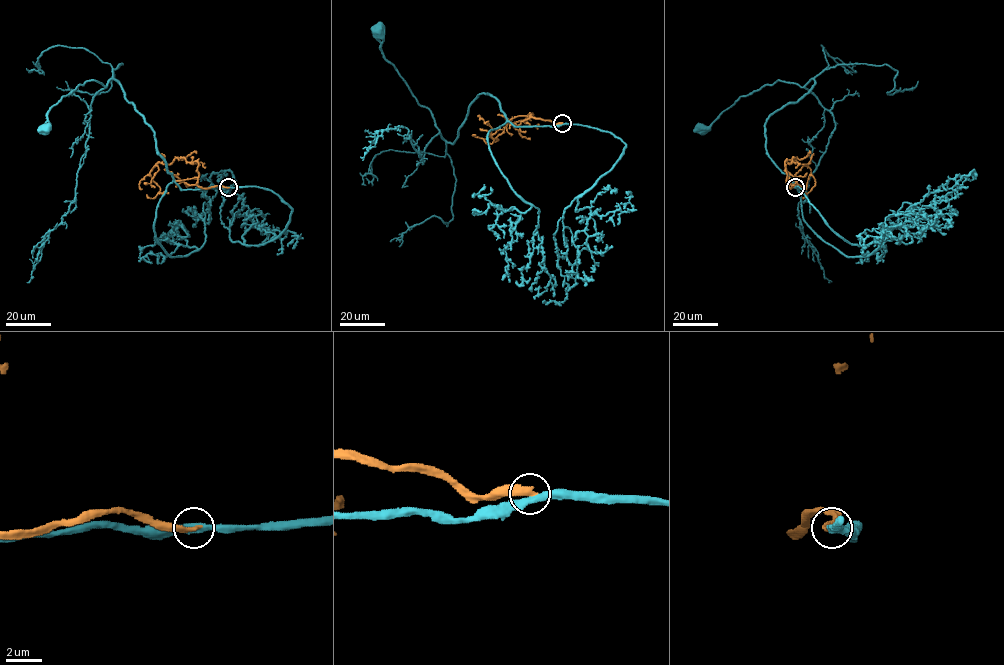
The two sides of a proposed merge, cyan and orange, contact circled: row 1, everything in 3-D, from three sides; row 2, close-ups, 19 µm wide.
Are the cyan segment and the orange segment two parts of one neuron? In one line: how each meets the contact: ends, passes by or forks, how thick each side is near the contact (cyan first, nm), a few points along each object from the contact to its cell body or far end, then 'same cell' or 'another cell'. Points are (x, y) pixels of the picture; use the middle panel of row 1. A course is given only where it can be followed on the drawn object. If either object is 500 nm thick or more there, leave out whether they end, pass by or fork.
cyan passes by | orange ends | 400/360 nm | cyan via (562, 124), (515, 126), (490, 94), (481, 93), (458, 136), (446, 141), (384, 57), (378, 30) | orange via (562, 123), (533, 118), (531, 113), (509, 123), (494, 138), (484, 139), (491, 144), (493, 138), (480, 128) | another cell

